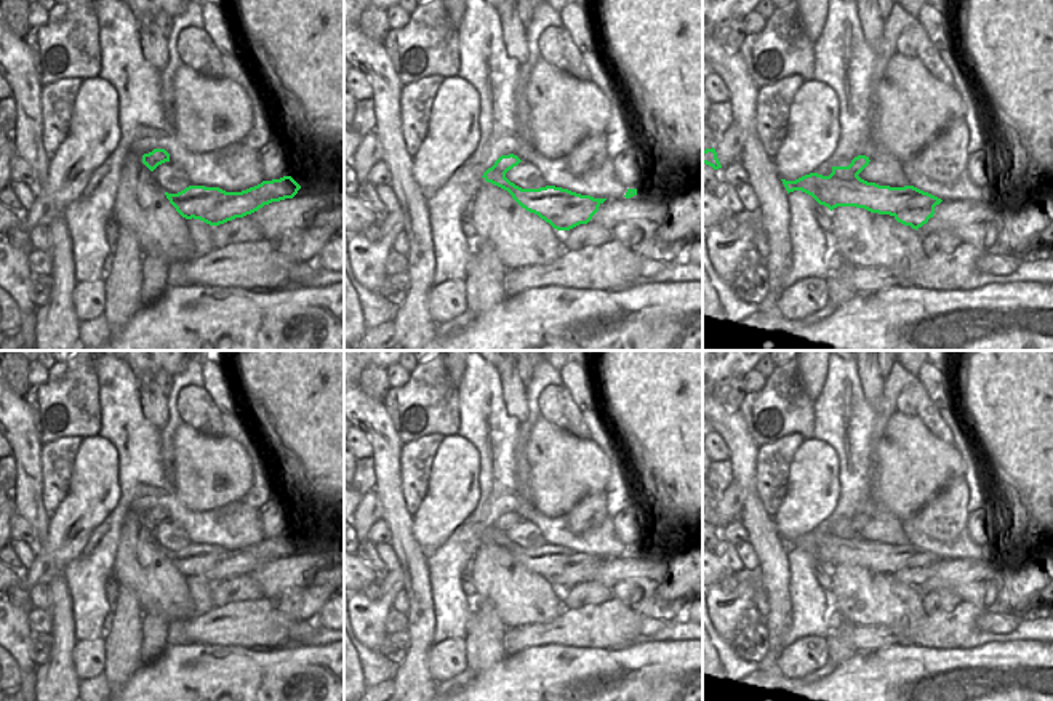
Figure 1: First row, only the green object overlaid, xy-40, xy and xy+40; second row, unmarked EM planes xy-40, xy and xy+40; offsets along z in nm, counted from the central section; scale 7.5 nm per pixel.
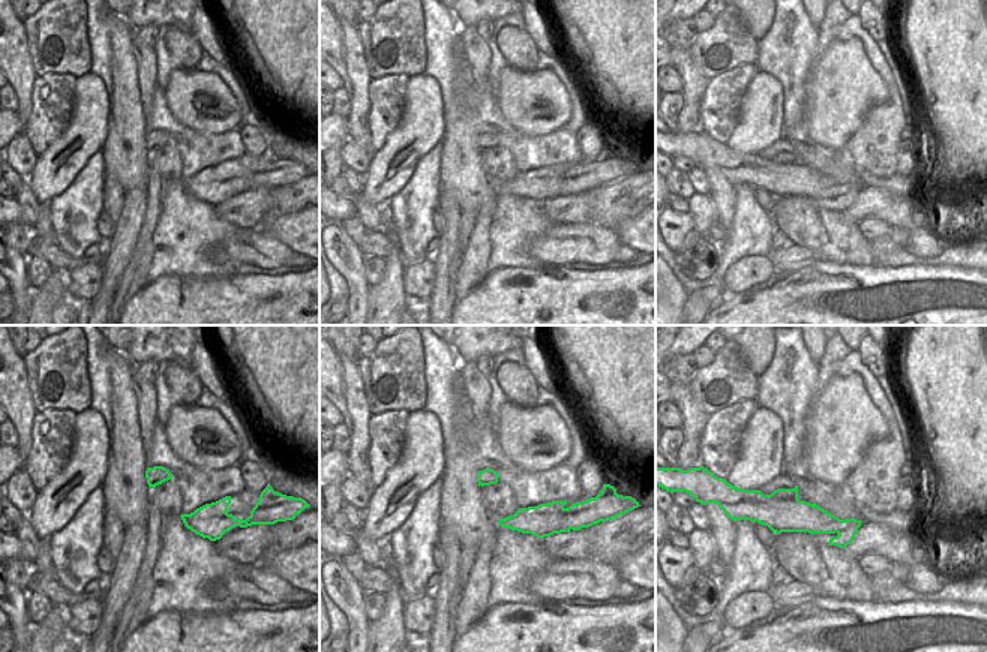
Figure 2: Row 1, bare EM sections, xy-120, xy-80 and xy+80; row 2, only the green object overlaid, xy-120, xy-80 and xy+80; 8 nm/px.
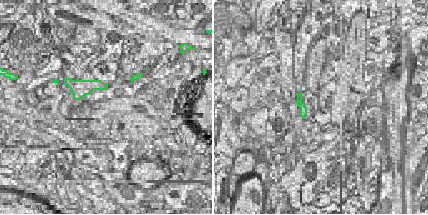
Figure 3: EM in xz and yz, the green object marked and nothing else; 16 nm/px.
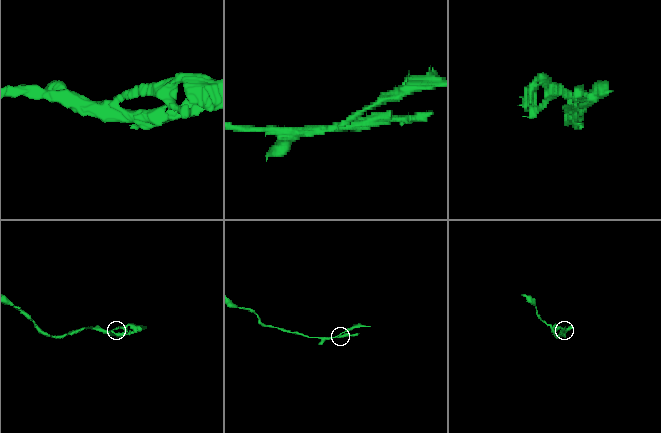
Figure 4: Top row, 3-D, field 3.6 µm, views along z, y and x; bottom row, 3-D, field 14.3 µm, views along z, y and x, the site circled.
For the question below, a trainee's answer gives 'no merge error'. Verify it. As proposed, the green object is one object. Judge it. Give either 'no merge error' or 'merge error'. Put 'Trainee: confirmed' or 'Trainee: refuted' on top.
Trainee: confirmed
no merge error

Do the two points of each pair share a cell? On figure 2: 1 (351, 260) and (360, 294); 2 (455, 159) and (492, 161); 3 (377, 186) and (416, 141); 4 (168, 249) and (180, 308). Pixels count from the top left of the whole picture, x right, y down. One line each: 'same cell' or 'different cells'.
1: same cell
2: different cells
3: same cell
4: different cells

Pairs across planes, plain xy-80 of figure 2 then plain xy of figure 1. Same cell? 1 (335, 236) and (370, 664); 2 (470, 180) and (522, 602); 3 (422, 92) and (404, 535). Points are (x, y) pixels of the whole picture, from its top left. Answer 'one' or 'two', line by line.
1: two
2: one
3: two

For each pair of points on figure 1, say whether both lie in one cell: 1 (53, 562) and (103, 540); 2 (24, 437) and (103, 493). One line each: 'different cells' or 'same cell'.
1: different cells
2: different cells

